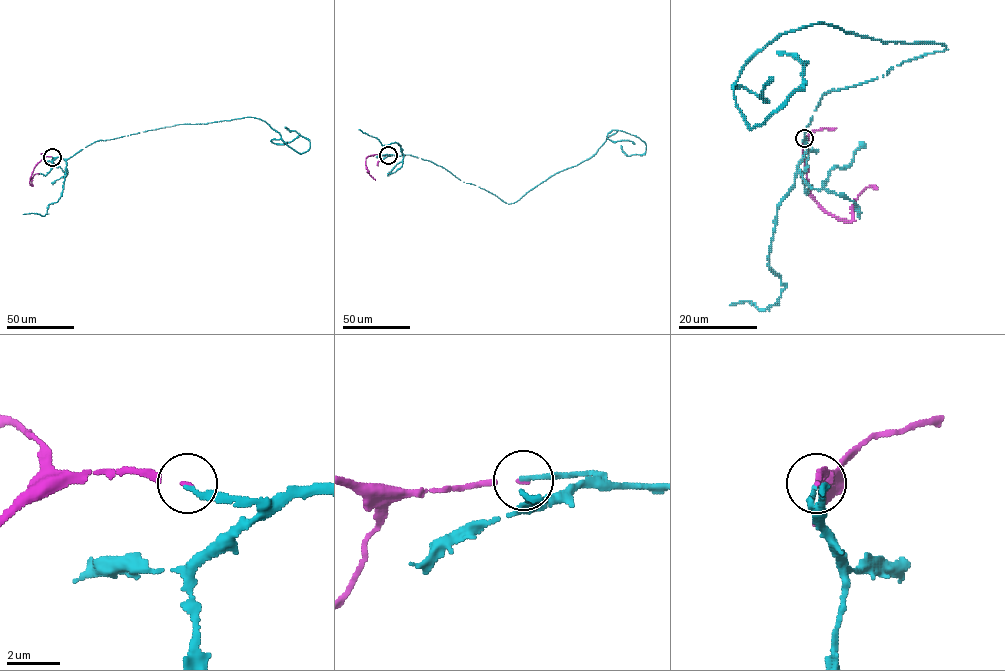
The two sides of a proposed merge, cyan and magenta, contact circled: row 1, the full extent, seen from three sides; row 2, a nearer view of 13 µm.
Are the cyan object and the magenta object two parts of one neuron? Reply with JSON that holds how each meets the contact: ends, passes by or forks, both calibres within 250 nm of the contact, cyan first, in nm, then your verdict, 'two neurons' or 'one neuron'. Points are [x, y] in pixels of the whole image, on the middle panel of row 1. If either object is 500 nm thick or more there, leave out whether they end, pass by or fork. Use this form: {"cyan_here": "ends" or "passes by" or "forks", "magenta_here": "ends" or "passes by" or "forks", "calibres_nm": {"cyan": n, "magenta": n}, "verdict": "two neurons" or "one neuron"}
{"cyan_here": "ends", "magenta_here": "ends", "calibres_nm": {"cyan": 170, "magenta": 120}, "verdict": "one neuron"}

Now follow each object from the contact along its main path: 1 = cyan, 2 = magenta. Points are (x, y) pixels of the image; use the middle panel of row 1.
1: (388, 155), (432, 162), (509, 204), (591, 157), (618, 130), (639, 137), (646, 151), (628, 156), (620, 145)
2: (388, 155), (374, 154), (366, 158), (367, 172), (375, 180)

